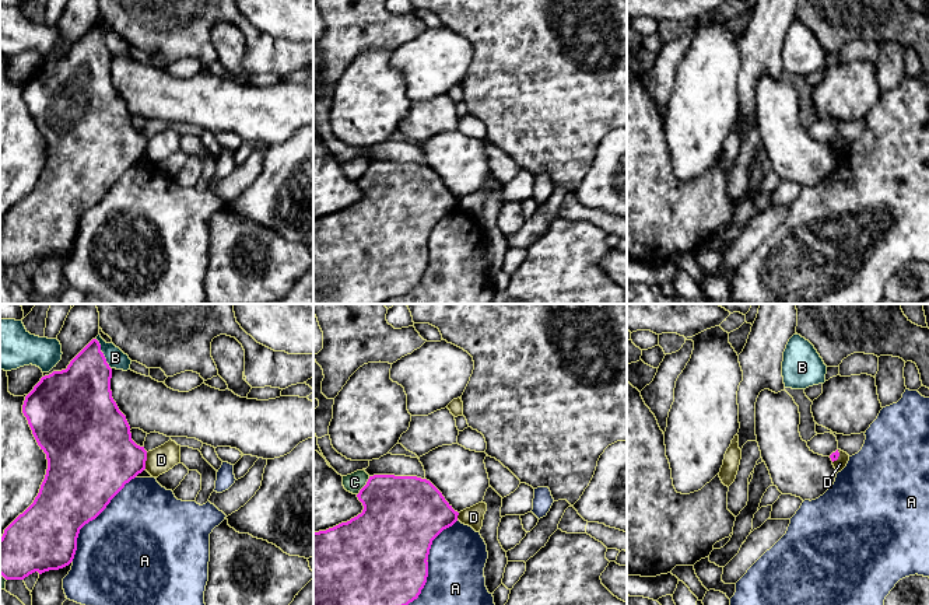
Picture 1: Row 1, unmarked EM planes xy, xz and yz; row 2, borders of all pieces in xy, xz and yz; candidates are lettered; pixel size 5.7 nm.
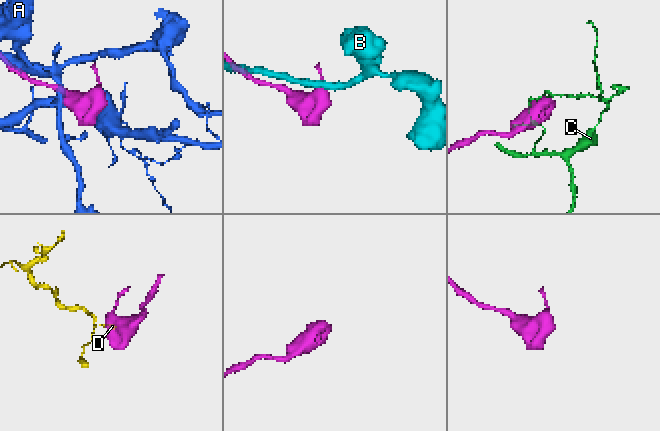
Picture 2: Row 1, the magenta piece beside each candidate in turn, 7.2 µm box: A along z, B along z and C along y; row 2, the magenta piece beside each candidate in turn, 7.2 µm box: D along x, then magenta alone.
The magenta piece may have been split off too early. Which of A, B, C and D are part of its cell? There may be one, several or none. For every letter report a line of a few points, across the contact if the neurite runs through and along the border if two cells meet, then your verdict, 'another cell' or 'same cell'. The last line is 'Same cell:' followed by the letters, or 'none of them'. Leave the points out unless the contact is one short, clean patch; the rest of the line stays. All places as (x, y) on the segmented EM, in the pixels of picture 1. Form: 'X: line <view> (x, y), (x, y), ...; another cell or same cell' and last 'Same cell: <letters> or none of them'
A: another cell
B: another cell
C: another cell
D: line xy (147, 453), (144, 468); another cell
Same cell: none of them

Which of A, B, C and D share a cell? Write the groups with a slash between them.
A / B / C / D

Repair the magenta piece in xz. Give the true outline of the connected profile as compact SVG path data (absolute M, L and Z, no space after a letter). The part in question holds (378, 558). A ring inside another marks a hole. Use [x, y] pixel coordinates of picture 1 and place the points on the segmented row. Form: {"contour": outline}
{"contour": "M369 476L357 497L364 506L361 514L313 532L313 605L409 605L427 583L432 541L458 521L459 513L430 480L417 476Z"}

